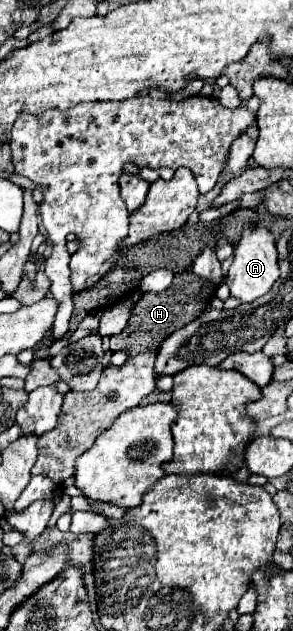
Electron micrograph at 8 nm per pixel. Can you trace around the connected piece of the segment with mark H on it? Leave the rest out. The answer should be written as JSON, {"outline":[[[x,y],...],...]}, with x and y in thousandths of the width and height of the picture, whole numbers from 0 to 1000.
{"outline":[[[648,428],[608,431],[573,460],[560,460],[546,466],[491,466],[464,479],[457,494],[437,507],[437,517],[410,529],[375,532],[375,555],[382,558],[416,555],[437,564],[464,564],[471,558],[498,558],[498,555],[532,555],[567,532],[580,532],[608,520],[635,517],[642,510],[655,510],[669,501],[683,501],[703,491],[689,472],[696,469],[689,469],[683,441],[669,434],[655,434]]]}

